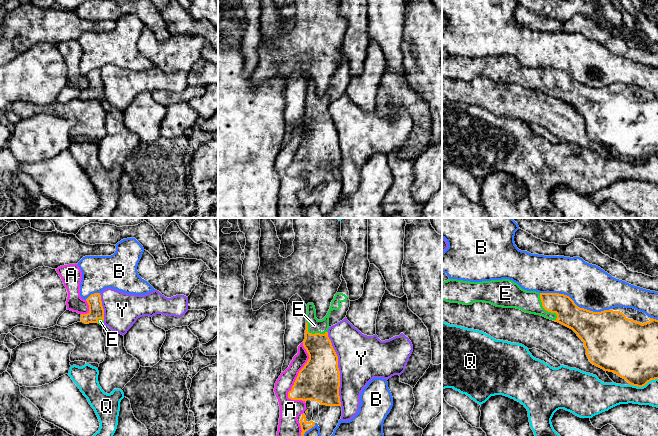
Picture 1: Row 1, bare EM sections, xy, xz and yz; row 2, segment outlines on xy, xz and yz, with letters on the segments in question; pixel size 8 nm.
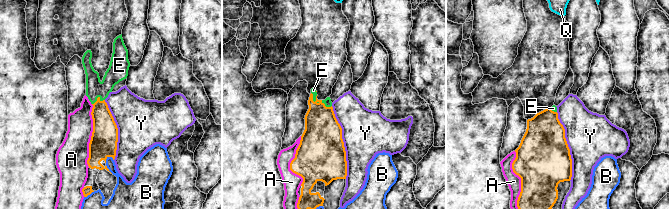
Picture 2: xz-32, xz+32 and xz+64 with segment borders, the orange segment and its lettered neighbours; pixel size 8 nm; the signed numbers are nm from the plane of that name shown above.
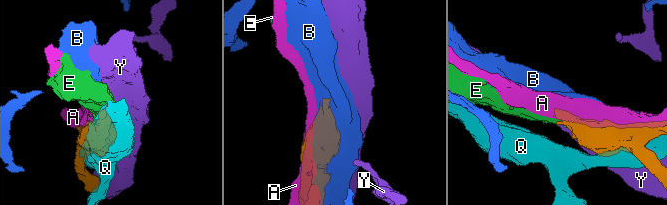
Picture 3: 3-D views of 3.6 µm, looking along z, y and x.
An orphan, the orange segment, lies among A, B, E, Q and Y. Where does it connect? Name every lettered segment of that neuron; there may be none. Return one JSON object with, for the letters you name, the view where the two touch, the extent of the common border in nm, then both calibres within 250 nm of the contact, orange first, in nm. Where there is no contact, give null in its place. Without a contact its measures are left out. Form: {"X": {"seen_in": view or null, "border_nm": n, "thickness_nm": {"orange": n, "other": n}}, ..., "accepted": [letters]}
{"E": {"seen_in": "yz", "border_nm": 260, "thickness_nm": {"orange": 190, "other": 180}}, "accepted": ["E"]}

